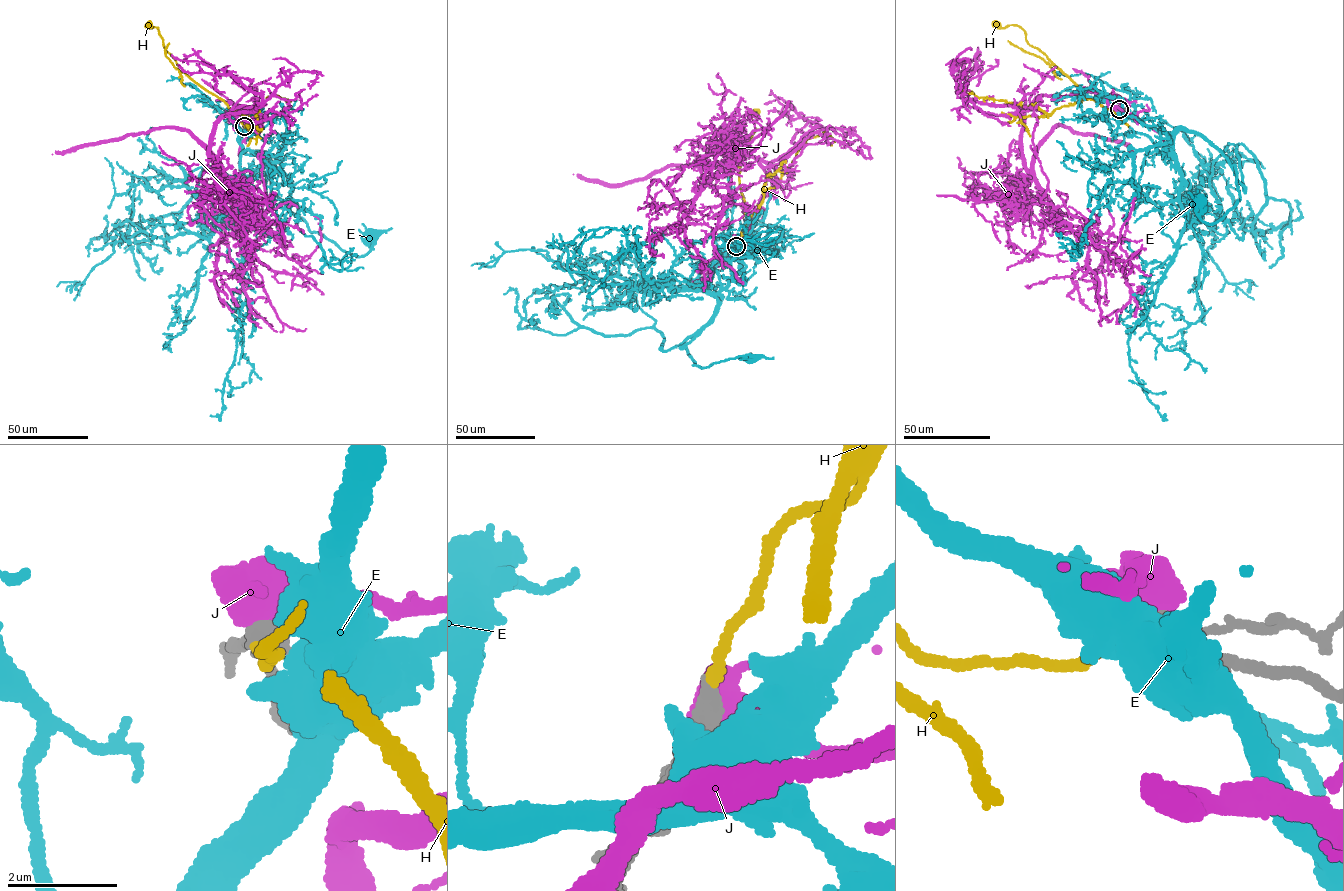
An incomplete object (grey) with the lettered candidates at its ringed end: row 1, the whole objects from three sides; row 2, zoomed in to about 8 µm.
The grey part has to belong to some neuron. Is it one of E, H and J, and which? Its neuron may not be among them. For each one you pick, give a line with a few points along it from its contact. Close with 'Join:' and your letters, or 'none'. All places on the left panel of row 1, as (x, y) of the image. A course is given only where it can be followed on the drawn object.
H: it runs (244, 126), (225, 102), (186, 75), (165, 50), (157, 27), (147, 28), (149, 25)
Join: H

